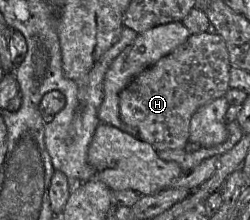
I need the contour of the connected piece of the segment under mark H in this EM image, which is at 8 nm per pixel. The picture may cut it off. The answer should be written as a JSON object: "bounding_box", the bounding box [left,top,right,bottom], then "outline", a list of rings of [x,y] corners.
{"bounding_box":[119,32,230,151],"outline":[[[203,32],[198,34],[191,34],[191,36],[181,45],[179,45],[176,49],[174,49],[168,55],[159,59],[155,64],[148,67],[140,74],[138,74],[129,85],[122,90],[119,96],[119,111],[121,120],[128,126],[134,128],[137,131],[137,137],[141,140],[149,143],[153,146],[157,151],[162,150],[178,150],[184,149],[186,144],[189,142],[189,129],[190,129],[190,121],[194,113],[203,105],[206,105],[218,98],[222,98],[226,95],[228,90],[230,89],[229,80],[230,80],[230,60],[229,53],[226,48],[225,42],[221,36],[218,34],[210,34],[209,32]]]}

